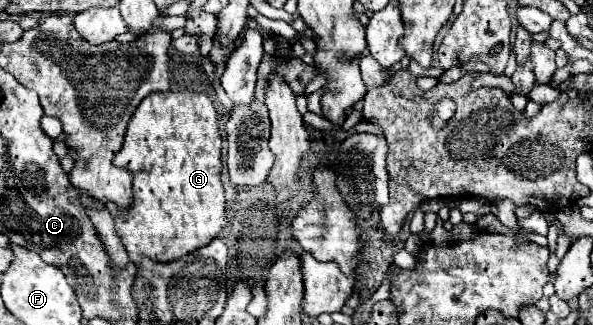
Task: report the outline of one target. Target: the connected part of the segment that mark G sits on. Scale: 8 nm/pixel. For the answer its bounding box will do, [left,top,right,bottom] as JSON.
[106,90,226,264]

